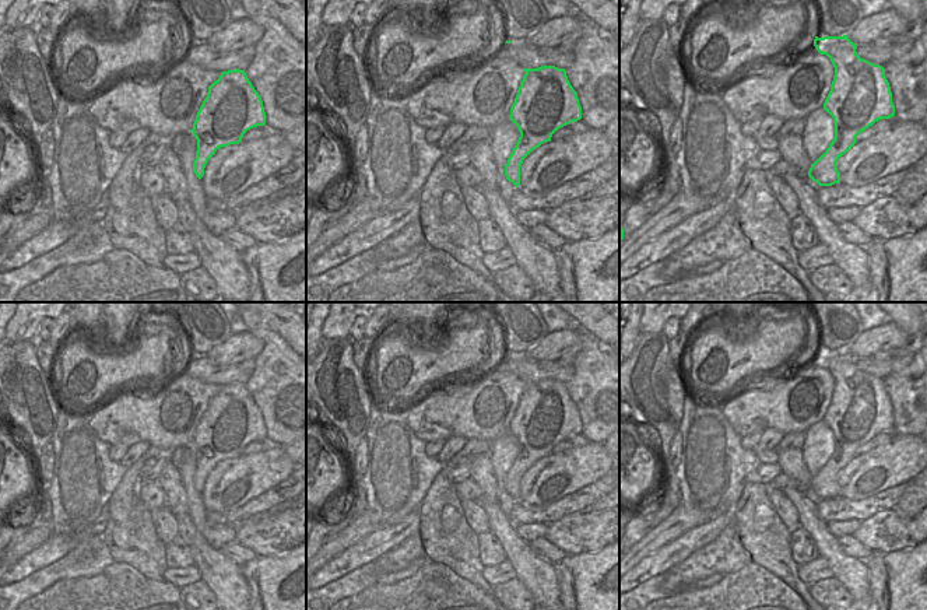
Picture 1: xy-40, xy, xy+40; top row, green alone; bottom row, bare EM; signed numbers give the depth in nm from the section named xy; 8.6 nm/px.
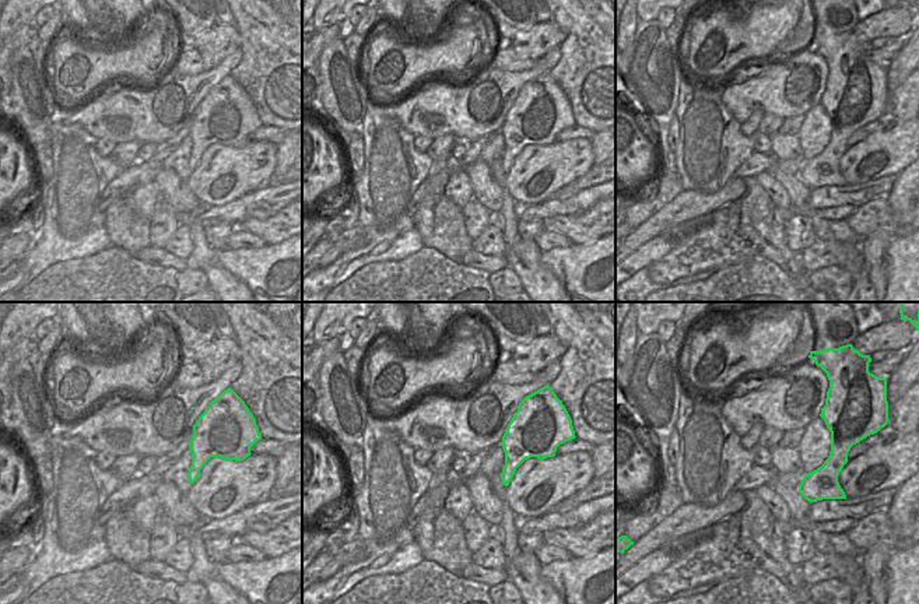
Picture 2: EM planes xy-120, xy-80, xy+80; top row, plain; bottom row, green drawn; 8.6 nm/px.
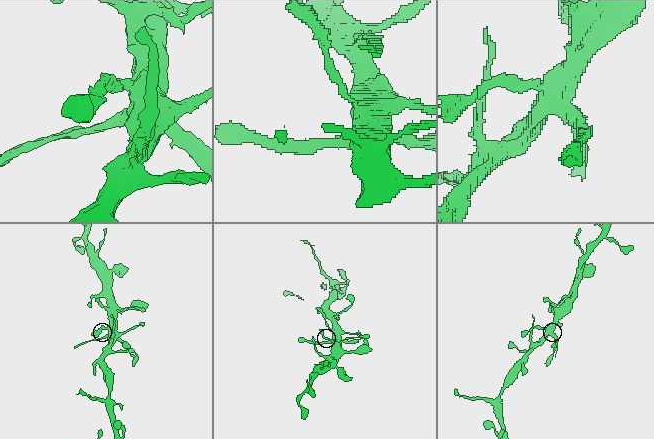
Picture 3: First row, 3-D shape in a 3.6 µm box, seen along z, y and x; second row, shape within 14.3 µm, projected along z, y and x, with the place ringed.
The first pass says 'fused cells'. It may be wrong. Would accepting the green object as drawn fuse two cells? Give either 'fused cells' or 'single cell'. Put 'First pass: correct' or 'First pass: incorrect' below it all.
fused cells
First pass: correct

